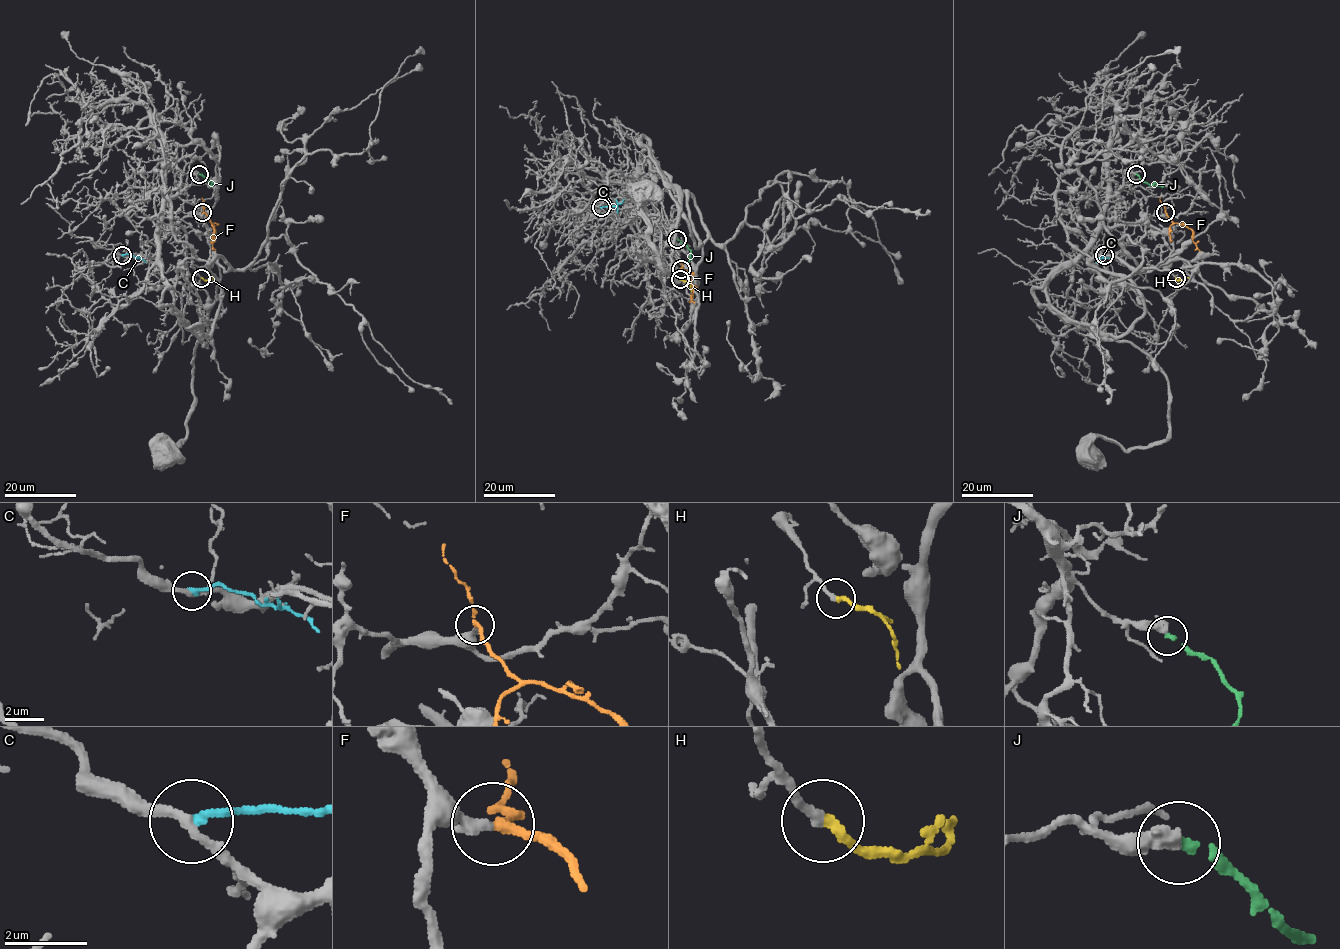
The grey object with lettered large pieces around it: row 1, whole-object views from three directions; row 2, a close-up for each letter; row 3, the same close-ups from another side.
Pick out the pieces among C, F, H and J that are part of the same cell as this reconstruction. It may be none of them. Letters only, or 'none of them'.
F, H

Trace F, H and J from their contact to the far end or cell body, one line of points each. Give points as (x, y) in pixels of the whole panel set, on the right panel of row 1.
F: (1165, 212), (1174, 223), (1187, 225), (1192, 231), (1193, 242), (1200, 251)
H: (1176, 277), (1178, 280), (1188, 277)
J: (1136, 174), (1143, 182), (1163, 187)

